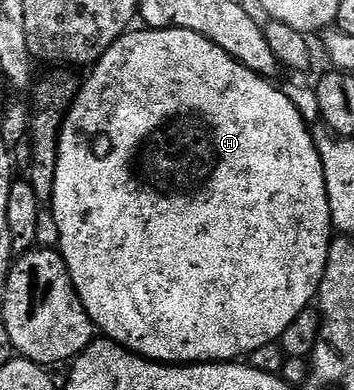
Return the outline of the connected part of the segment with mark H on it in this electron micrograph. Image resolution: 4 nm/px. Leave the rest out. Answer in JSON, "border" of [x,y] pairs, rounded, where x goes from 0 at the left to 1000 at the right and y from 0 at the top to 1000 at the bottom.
{"border":[[[511,72],[404,79],[373,77],[342,92],[291,149],[257,167],[251,185],[260,187],[234,197],[226,231],[181,297],[141,515],[141,541],[169,603],[164,644],[181,659],[195,710],[251,815],[319,882],[444,933],[667,928],[698,918],[729,887],[782,879],[808,836],[819,836],[842,805],[873,797],[879,779],[870,777],[904,756],[921,662],[944,613],[910,405],[898,405],[873,321],[802,233],[768,218],[766,203],[684,169],[571,87]]]}

